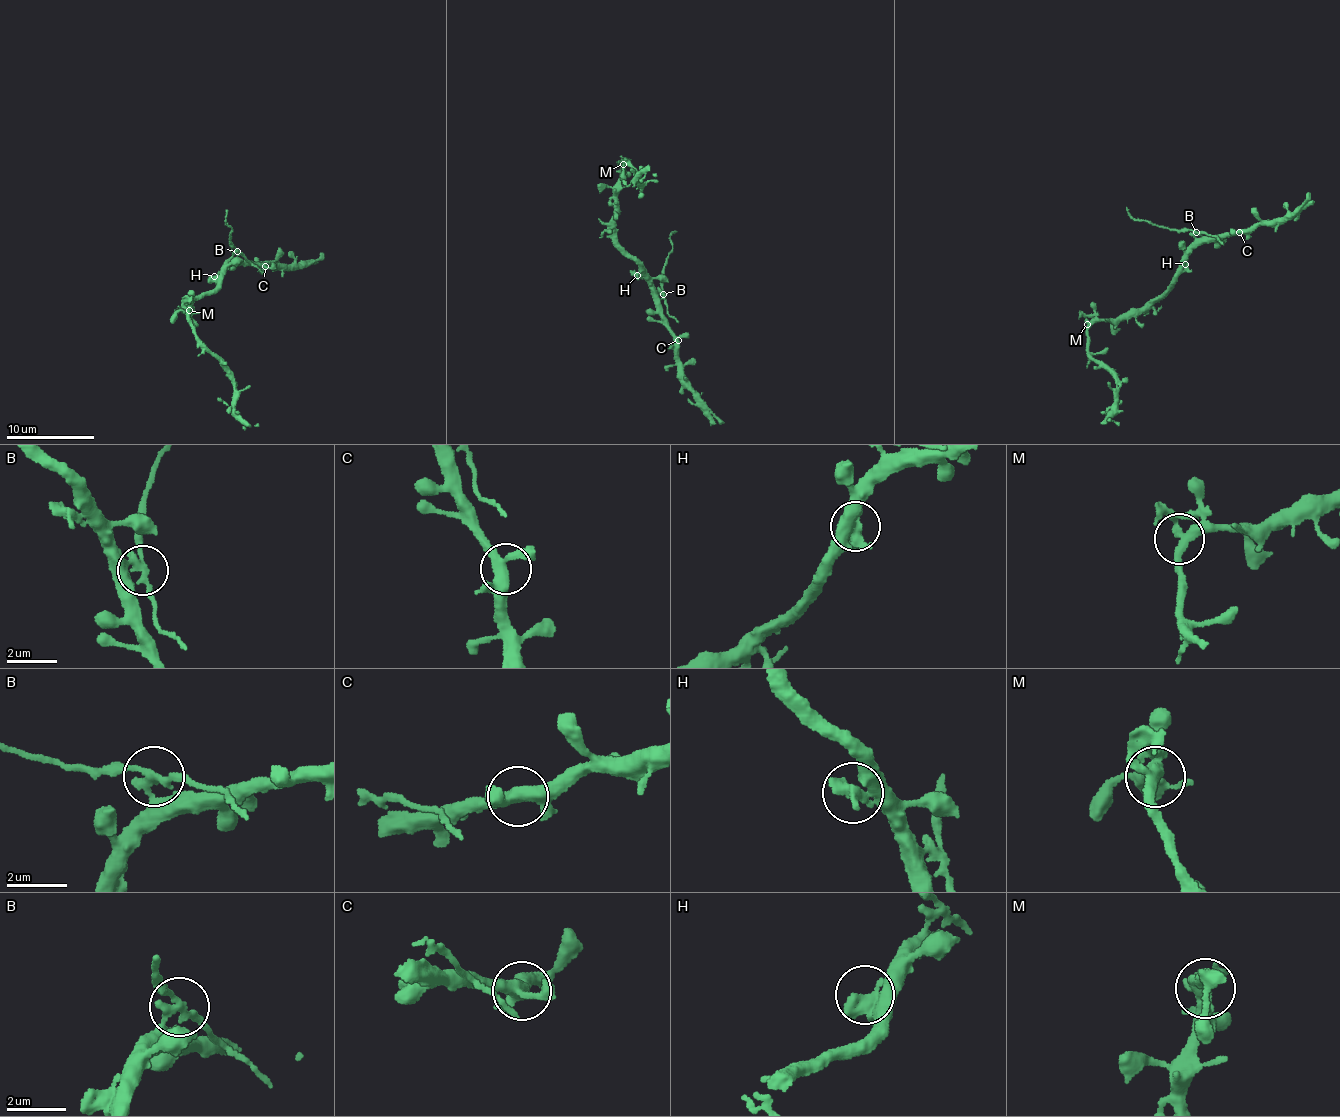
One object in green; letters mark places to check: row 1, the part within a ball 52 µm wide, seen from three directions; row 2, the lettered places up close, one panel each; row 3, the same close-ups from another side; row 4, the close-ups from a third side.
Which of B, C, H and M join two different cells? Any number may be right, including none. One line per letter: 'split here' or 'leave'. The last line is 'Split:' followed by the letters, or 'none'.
B: split here
C: leave
H: leave
M: leave
Split: B

